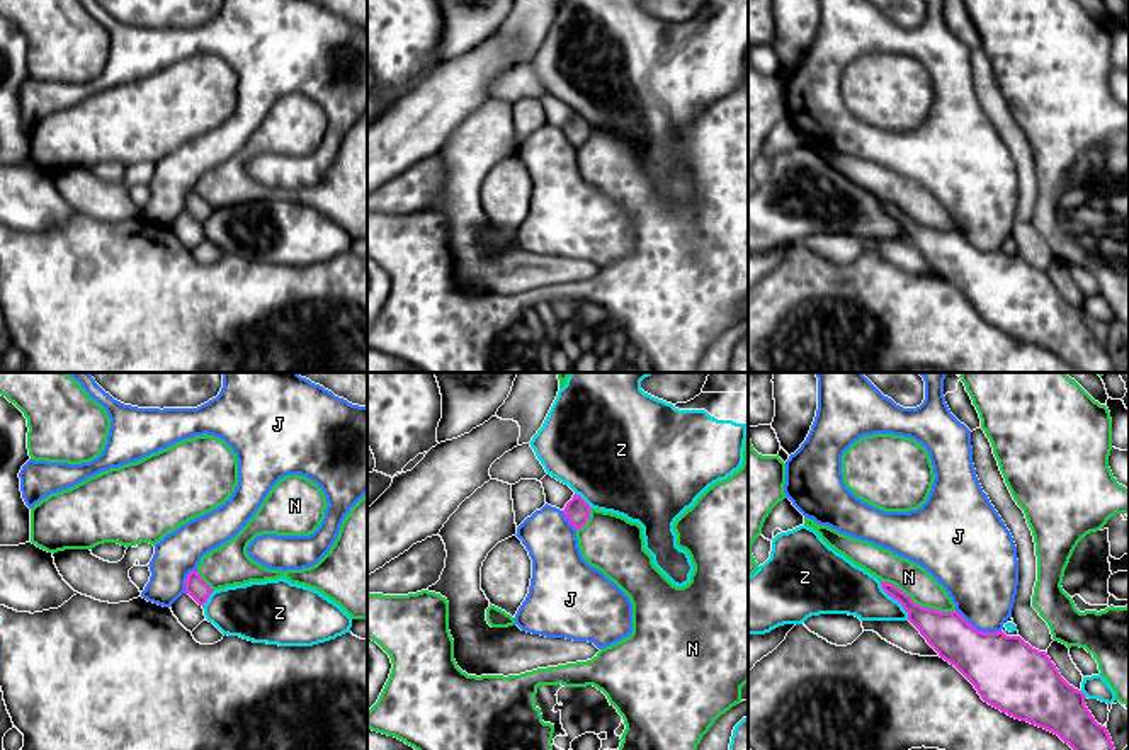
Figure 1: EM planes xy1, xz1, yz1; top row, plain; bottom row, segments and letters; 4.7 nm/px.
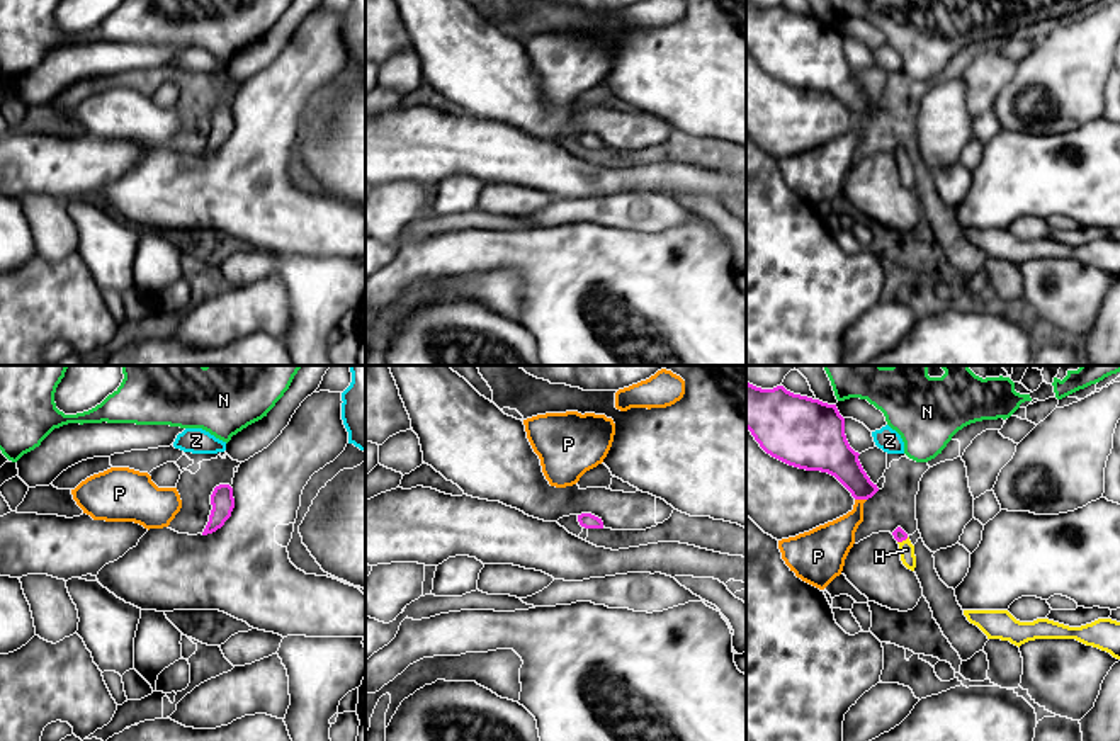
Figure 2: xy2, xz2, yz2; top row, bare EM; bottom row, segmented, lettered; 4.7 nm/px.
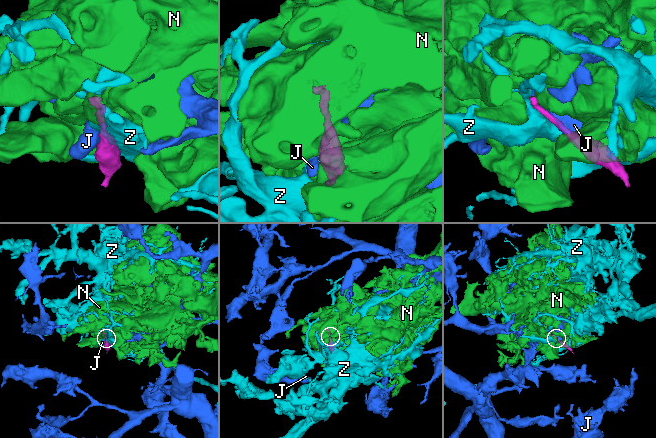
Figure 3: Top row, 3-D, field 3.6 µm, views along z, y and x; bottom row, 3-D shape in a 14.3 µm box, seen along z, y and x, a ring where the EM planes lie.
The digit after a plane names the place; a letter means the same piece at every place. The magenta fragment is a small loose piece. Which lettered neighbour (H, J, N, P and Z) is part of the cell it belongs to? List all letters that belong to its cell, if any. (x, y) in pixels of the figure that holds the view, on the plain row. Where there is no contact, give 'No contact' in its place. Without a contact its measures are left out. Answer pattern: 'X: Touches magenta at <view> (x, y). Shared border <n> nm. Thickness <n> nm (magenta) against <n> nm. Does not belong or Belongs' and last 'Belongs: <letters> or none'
H: Touches magenta at yz2 (903, 158). Shared border 60 nm. Thickness 60 nm (magenta) against 80 nm. Belongs
J: Touches magenta at yz1 (976, 249). Shared border 240 nm. Thickness 340 nm (magenta) against 340 nm. Does not belong
N: Touches magenta at yz1 (917, 223). Shared border 400 nm. Thickness 200 nm (magenta) against 150 nm. Does not belong
P: Touches magenta at yz2 (860, 118). Shared border 60 nm. Thickness 180 nm (magenta) against 190 nm. Does not belong
Z: Touches magenta at yz1 (895, 218). Shared border 240 nm. Thickness 160 nm (magenta) against 240 nm. Does not belong
Belongs: H

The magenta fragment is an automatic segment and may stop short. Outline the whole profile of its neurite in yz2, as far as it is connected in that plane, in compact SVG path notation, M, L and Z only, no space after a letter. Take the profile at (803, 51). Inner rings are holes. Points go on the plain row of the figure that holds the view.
M746 0L746 48L772 76L834 95L855 119L868 119L879 110L846 59L836 24L794 14L783 5L761 8Z

